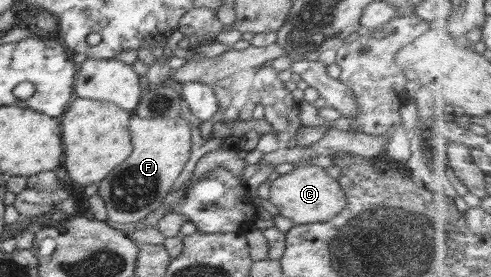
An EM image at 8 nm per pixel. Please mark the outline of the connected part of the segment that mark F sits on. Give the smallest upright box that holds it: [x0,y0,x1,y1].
[96,115,191,223]

